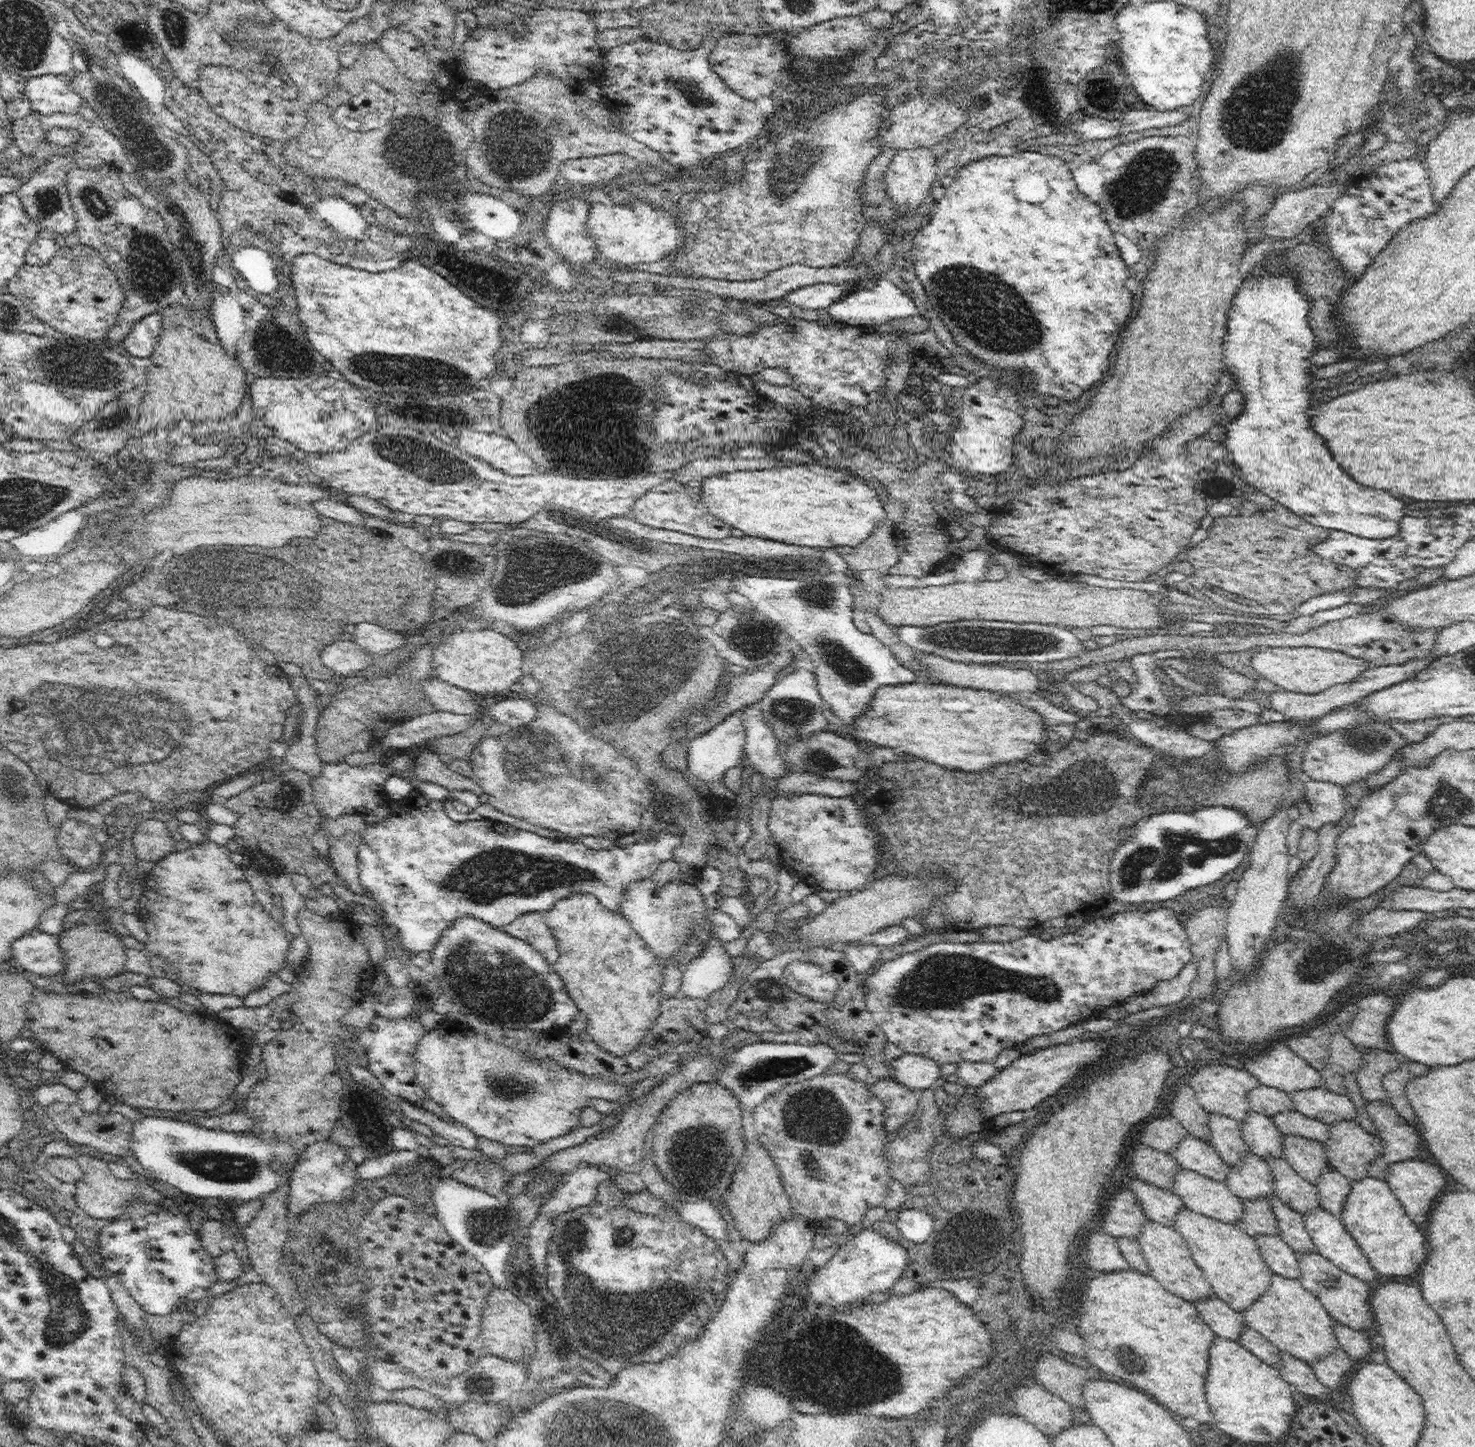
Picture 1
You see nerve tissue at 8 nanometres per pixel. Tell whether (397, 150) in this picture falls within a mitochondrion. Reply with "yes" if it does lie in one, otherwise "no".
yes

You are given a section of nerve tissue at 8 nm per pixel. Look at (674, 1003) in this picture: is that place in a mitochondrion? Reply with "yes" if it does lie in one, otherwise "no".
no

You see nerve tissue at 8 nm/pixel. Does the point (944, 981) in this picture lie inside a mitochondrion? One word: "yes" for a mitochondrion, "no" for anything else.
yes

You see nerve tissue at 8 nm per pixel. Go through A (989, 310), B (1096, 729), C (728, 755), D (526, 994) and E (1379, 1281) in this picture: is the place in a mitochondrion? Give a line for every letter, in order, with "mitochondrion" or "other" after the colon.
A: mitochondrion
B: other
C: other
D: mitochondrion
E: other

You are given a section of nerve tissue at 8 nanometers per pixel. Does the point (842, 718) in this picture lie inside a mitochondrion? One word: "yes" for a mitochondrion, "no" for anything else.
no

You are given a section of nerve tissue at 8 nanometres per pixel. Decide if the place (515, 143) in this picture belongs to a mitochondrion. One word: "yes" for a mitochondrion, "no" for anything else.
yes

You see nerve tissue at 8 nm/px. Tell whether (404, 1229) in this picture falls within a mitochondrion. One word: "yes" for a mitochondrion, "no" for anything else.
no

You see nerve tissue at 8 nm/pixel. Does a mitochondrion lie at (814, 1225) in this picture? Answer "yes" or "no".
no

